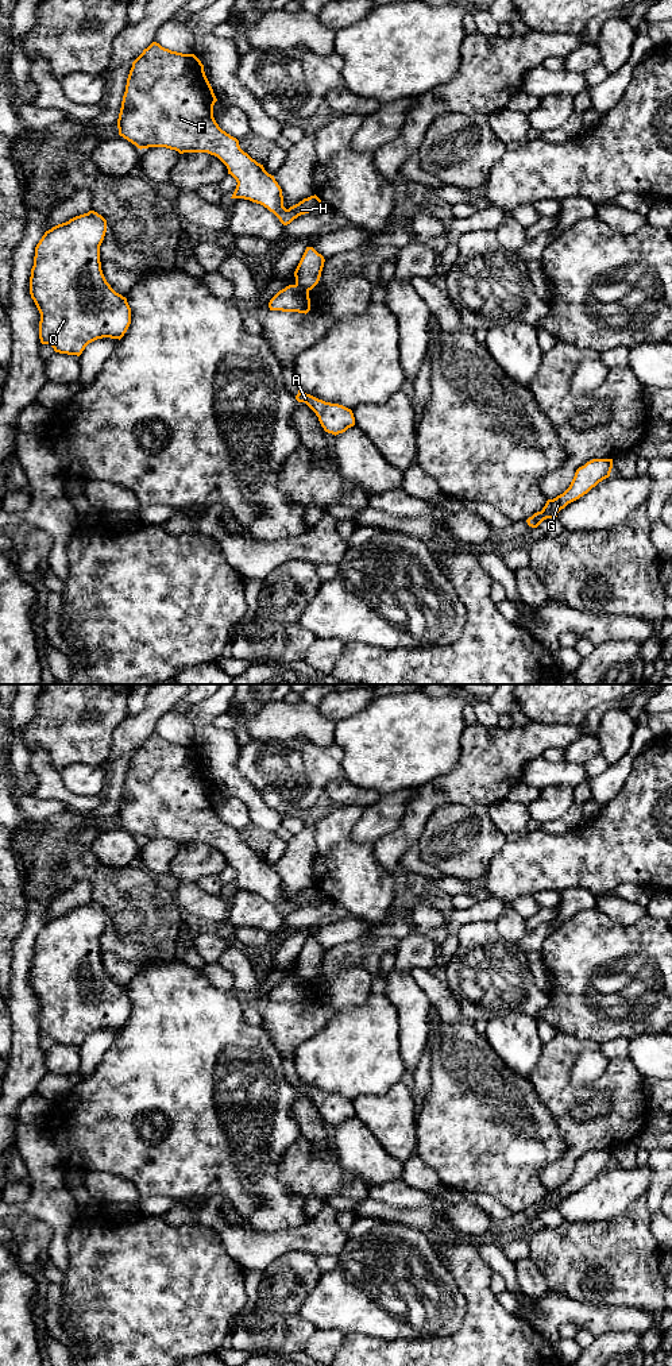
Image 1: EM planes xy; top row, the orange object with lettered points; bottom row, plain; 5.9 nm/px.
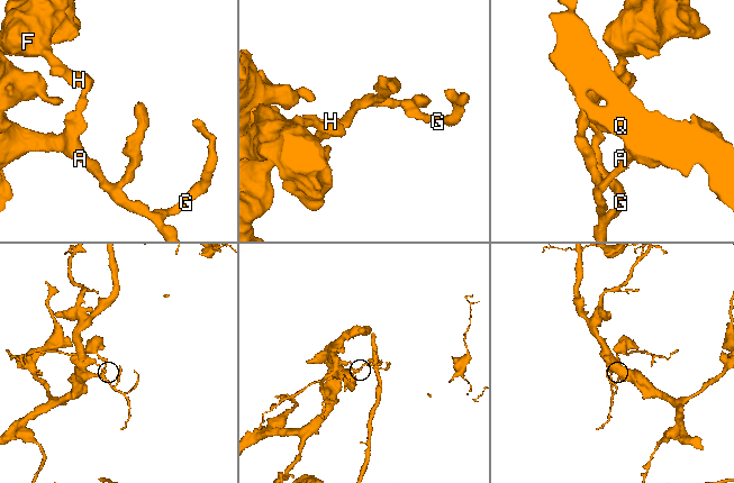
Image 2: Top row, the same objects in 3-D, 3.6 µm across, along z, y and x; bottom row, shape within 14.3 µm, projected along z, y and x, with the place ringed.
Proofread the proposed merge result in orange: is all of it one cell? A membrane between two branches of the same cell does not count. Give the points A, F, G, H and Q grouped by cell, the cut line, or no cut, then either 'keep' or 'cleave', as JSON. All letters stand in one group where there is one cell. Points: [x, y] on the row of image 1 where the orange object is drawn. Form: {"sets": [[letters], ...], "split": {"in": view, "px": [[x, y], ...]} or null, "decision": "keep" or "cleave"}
{"sets": [["A", "G", "Q"], ["F", "H"]], "split": {"in": "xy", "px": [[296, 284], [308, 290]]}, "decision": "cleave"}

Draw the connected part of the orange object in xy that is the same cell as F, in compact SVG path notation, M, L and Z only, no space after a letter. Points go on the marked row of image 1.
M152 42L132 62L117 119L119 135L138 148L166 147L184 153L208 153L217 157L237 185L231 198L244 198L273 212L283 225L301 215L320 211L321 200L314 194L286 209L282 189L263 165L244 153L239 140L223 131L213 117L217 101L205 76L204 65L194 54L182 54Z

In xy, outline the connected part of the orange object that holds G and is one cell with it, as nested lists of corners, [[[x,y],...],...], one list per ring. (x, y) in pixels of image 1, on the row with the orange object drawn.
[[[592,459],[579,467],[569,487],[553,499],[548,499],[541,512],[526,520],[528,525],[537,528],[547,518],[556,518],[568,503],[587,494],[599,482],[610,476],[613,459]]]

